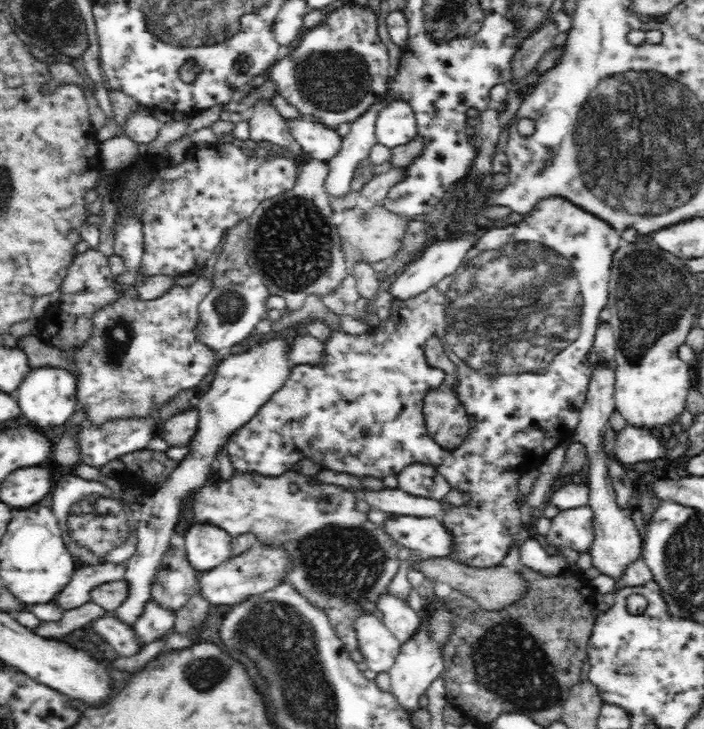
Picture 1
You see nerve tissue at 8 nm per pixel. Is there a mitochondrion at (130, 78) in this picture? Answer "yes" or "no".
no

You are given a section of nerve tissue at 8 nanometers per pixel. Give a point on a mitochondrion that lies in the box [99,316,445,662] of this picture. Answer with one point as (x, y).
(347, 564)

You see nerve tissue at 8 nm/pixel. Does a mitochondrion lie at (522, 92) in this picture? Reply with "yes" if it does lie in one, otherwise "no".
no

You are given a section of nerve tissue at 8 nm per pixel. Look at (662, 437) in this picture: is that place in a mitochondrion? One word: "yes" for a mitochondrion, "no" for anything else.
no

